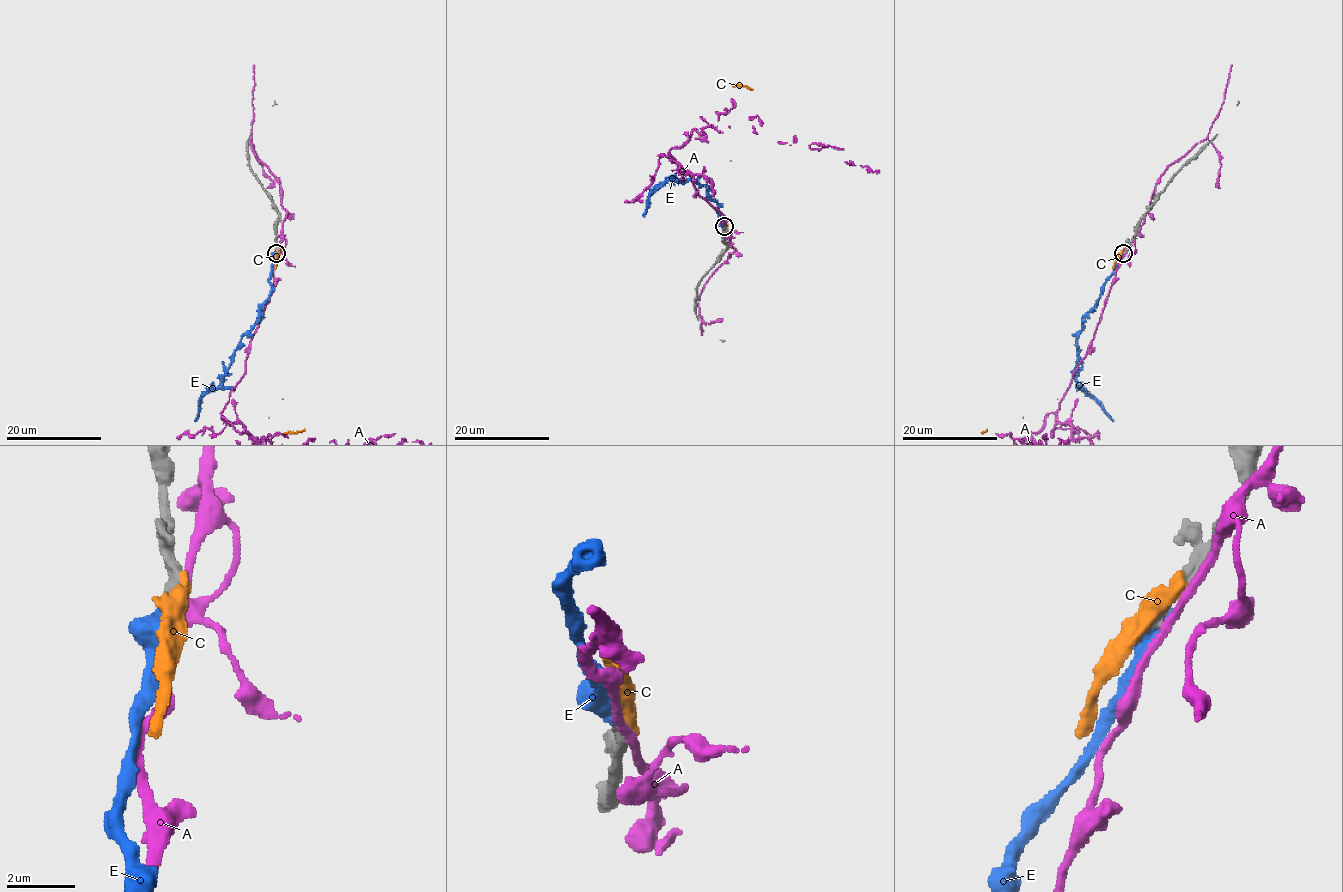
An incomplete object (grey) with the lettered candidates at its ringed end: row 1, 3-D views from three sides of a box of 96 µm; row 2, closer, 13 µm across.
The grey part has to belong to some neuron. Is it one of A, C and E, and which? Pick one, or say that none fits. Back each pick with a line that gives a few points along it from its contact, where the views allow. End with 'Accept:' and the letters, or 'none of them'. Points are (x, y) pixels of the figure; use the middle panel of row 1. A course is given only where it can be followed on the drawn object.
Accept: none of them

